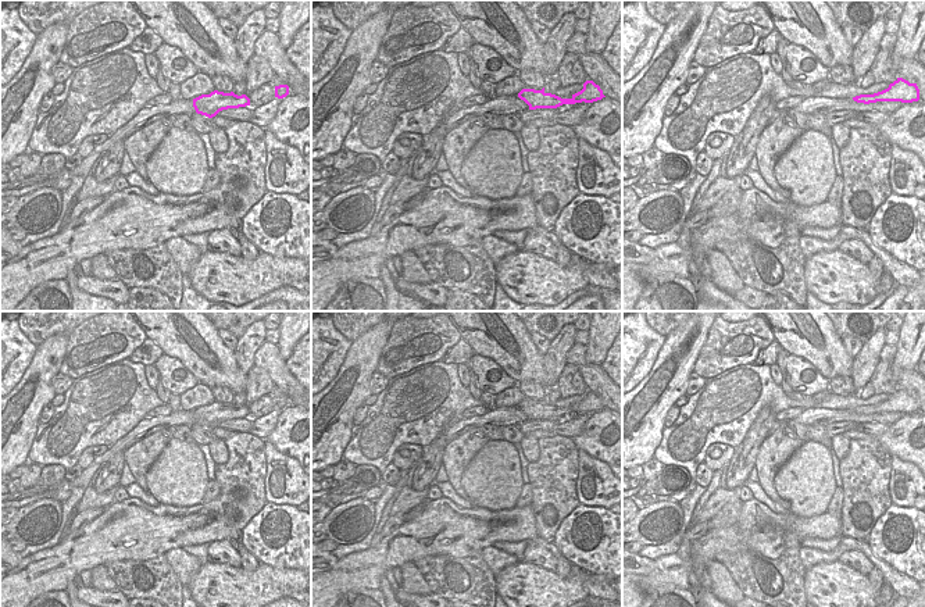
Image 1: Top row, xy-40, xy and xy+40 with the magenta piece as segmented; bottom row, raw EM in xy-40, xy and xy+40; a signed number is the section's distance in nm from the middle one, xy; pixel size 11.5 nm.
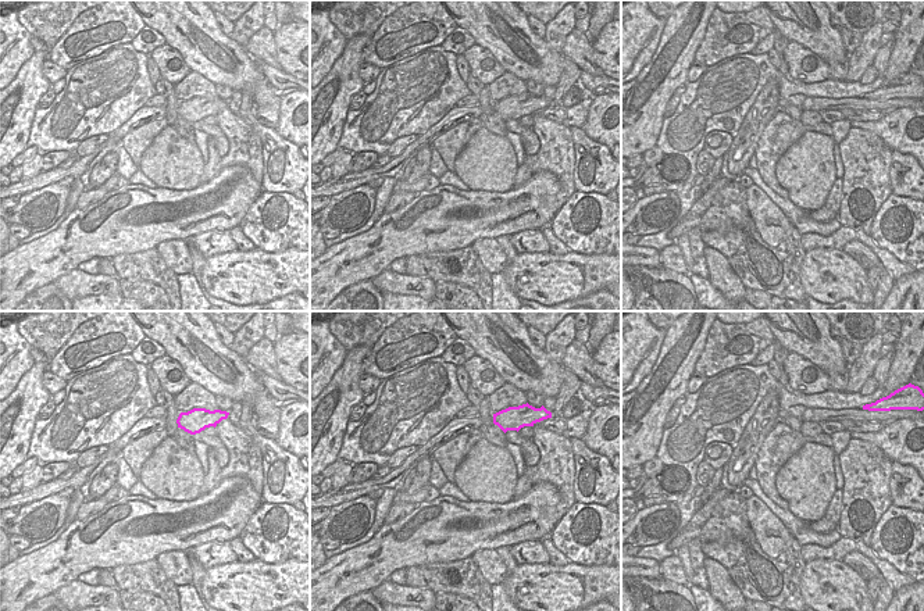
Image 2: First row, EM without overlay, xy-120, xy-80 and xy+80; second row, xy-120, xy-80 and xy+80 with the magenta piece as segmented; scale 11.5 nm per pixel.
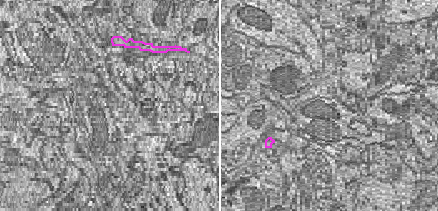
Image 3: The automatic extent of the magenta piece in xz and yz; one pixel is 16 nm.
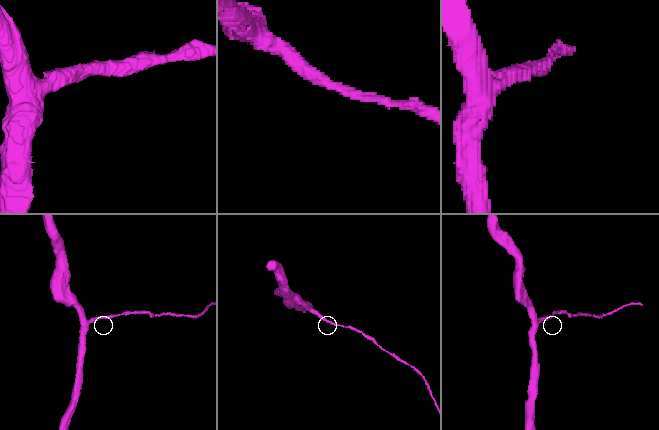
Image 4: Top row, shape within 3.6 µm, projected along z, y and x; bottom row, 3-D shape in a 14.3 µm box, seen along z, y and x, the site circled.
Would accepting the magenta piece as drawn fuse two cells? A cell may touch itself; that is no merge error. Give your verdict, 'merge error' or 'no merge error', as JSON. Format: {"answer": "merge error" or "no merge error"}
{"answer": "no merge error"}

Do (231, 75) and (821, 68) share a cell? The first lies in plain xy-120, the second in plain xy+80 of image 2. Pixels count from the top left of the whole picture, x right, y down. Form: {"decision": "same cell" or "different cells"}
{"decision": "different cells"}

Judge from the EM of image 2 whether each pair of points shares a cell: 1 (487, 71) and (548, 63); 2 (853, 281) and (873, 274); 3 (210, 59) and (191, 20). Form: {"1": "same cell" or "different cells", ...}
{"1": "different cells", "2": "different cells", "3": "same cell"}

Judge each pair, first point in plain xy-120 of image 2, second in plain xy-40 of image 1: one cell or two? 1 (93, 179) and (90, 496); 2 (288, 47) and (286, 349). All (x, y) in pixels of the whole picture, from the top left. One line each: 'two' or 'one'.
1: two
2: two

